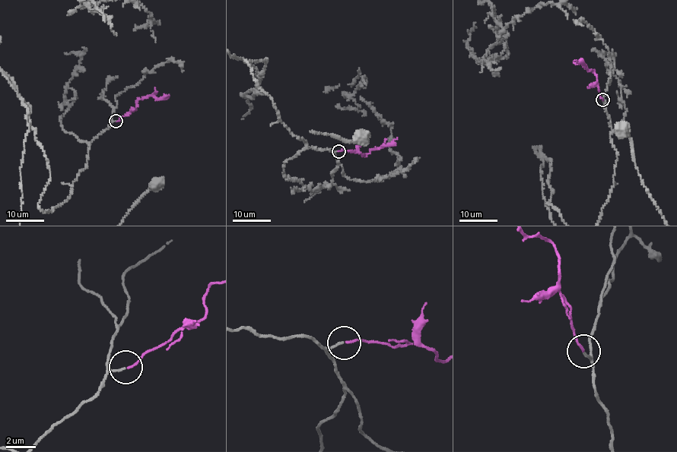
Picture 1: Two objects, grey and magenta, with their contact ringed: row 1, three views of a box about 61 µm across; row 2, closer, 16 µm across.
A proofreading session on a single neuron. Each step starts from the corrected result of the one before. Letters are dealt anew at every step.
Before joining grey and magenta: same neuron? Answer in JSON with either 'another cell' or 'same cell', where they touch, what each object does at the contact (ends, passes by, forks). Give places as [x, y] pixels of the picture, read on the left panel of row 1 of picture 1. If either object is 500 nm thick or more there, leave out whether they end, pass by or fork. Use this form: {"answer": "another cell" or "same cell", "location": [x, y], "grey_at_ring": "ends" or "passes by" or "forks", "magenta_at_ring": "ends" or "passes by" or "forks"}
{"answer": "same cell", "location": [116, 121], "grey_at_ring": "ends", "magenta_at_ring": "ends"}

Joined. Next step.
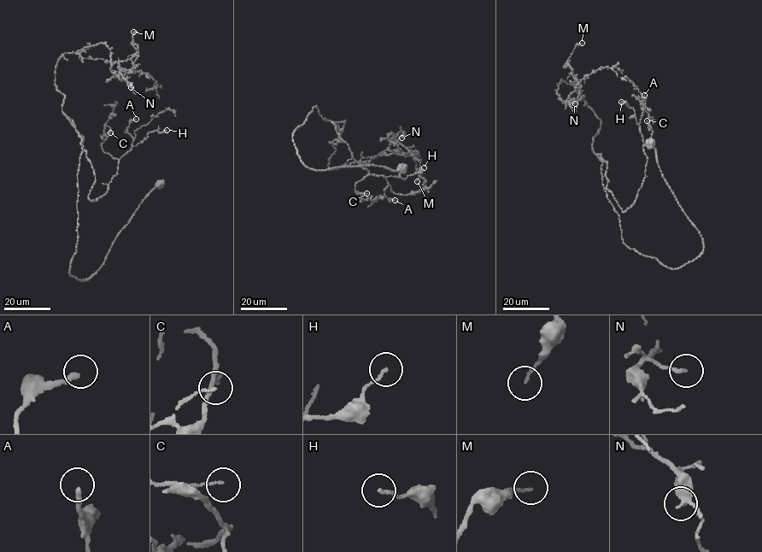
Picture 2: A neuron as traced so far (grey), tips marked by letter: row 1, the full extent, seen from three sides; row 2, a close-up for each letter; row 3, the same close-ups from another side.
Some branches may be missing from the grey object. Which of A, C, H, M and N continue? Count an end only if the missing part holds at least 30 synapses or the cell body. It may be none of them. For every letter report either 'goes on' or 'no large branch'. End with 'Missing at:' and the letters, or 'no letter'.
A: no large branch
C: no large branch
H: no large branch
M: no large branch
N: no large branch
Missing at: no letter

